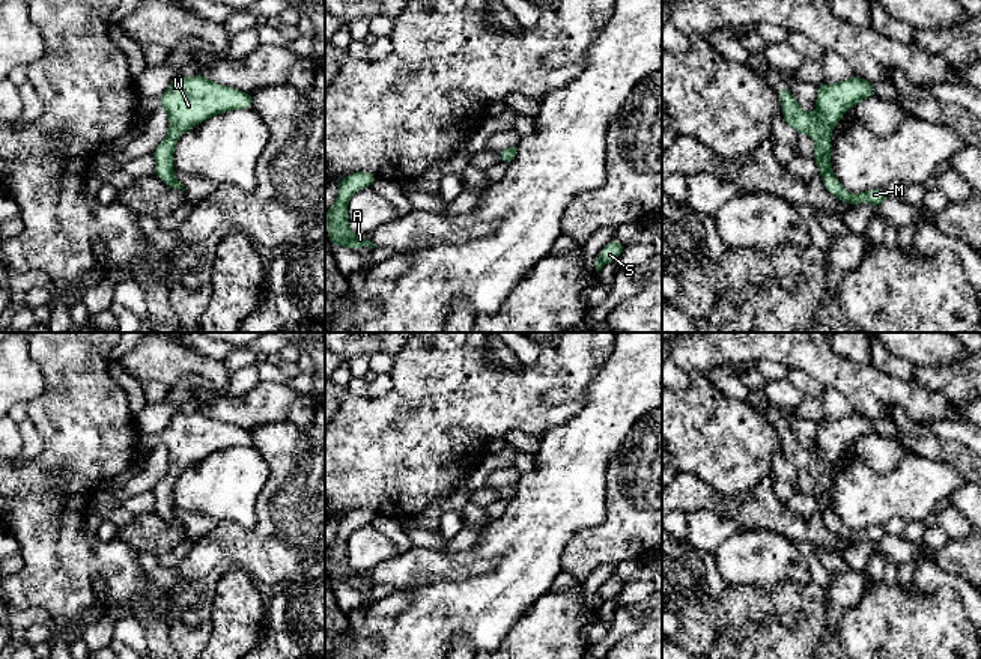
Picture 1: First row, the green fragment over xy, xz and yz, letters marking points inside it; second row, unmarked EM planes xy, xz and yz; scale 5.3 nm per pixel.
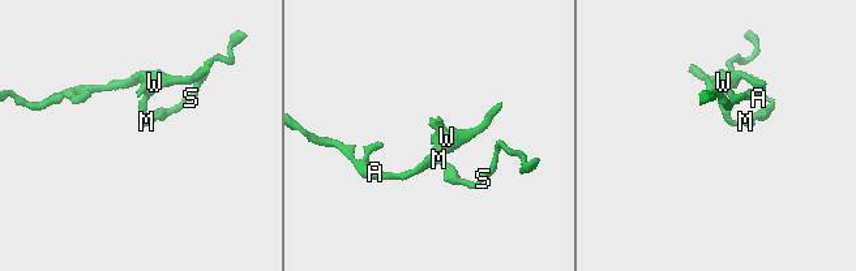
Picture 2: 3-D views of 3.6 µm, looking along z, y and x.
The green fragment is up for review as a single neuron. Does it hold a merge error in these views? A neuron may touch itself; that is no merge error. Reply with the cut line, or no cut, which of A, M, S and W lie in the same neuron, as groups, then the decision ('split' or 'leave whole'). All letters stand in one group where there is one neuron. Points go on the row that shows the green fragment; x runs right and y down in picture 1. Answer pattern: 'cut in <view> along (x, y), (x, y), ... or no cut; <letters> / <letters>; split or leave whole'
no cut; A M S W; leave whole

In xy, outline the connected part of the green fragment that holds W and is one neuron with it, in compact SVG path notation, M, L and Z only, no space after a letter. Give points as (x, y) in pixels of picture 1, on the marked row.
M202 74L196 77L175 77L159 96L159 107L167 111L167 137L152 152L153 175L170 188L185 191L173 176L173 152L179 137L206 119L230 110L253 108L253 96L233 87L217 84Z

